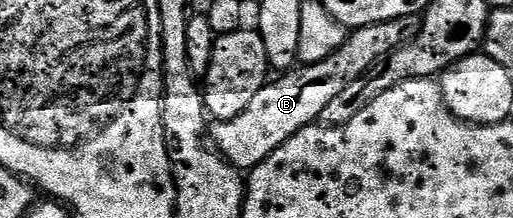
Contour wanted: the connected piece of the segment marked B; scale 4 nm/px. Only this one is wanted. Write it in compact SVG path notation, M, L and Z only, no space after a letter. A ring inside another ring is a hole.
M404 16L398 20L388 20L372 24L366 28L350 31L343 46L335 50L323 62L306 64L270 79L265 87L251 98L247 110L230 120L219 120L212 125L211 143L230 164L238 170L251 170L259 166L287 138L303 130L308 124L320 121L323 109L351 82L364 76L378 62L390 56L396 48L403 47L417 37L421 29L421 16Z

